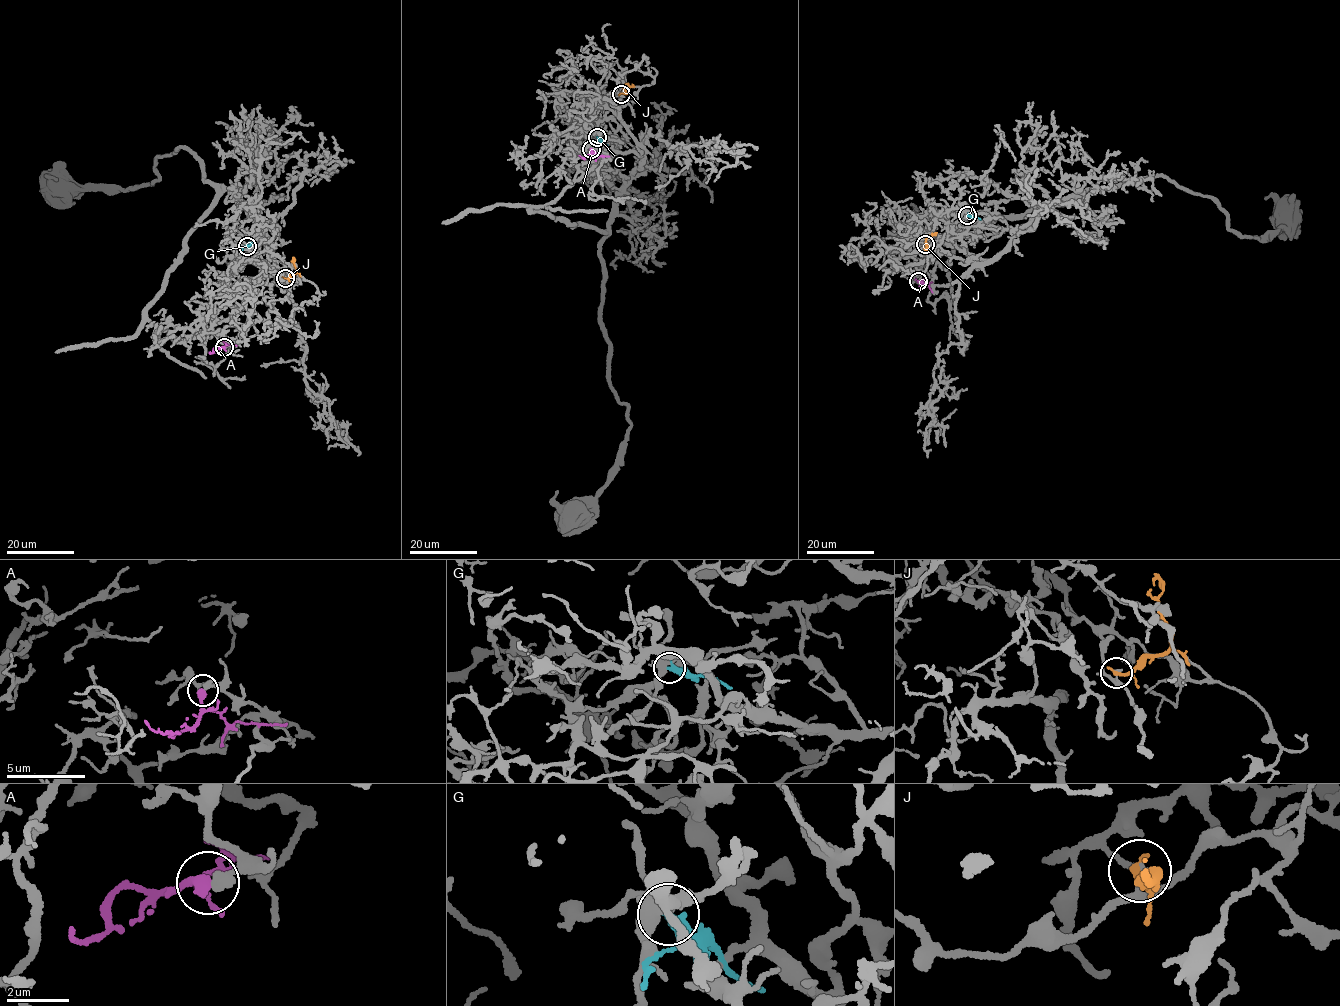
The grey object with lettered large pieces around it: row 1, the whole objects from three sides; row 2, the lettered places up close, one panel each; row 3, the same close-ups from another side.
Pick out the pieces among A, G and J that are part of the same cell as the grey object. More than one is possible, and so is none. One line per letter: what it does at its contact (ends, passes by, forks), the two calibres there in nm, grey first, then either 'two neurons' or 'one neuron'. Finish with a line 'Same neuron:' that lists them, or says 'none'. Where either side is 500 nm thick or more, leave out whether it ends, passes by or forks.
A: it ends | 340/360 nm | two neurons
G: it passes by | 360/280 nm | two neurons
J: it passes by | 150/170 nm | two neurons
Same neuron: none

